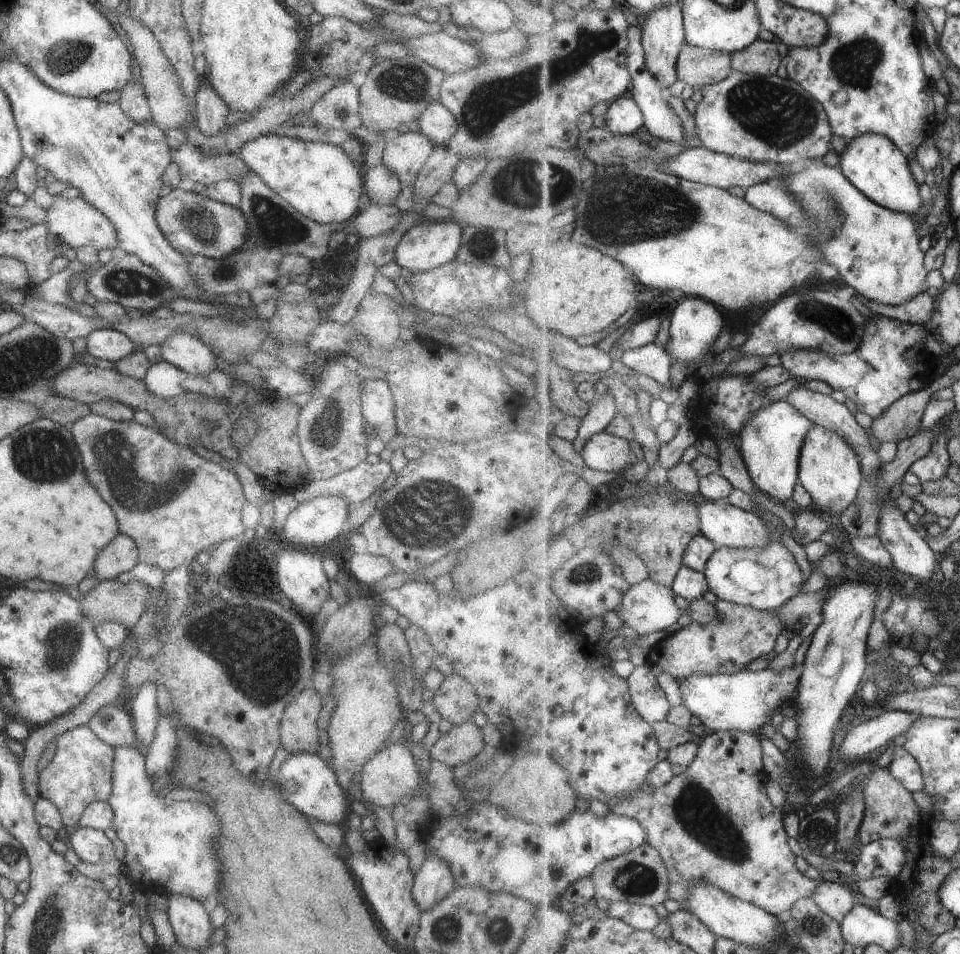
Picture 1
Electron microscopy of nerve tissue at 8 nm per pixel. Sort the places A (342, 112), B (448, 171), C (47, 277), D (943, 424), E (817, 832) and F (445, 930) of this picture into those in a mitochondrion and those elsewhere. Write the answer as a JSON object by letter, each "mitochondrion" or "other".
{"A":"mitochondrion","B":"other","C":"other","D":"other","E":"mitochondrion","F":"mitochondrion"}

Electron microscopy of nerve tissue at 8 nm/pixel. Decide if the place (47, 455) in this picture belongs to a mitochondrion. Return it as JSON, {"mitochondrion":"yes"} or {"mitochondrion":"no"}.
{"mitochondrion":"yes"}

